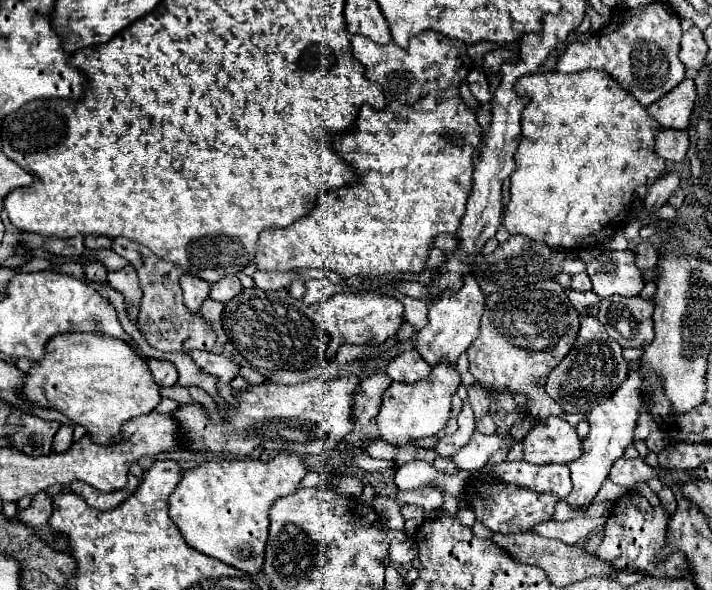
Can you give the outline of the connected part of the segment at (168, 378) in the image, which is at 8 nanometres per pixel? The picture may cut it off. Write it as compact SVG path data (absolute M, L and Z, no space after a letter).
M148 357L148 359L146 359L146 365L148 365L148 369L150 369L150 373L154 375L154 381L156 381L158 385L162 385L162 387L172 387L172 385L176 385L178 371L176 371L174 363Z

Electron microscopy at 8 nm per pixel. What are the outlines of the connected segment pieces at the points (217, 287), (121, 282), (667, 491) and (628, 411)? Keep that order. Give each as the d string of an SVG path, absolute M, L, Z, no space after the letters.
M226 275L224 279L220 279L220 283L212 285L210 299L220 301L220 303L228 303L238 293L242 293L242 283L238 281L238 277L236 275Z
M132 265L120 269L120 271L110 271L108 273L108 283L118 289L120 293L124 293L126 297L126 309L132 321L136 321L138 309L140 309L140 301L142 301L142 289L138 283L138 275L136 269Z
M664 487L664 489L658 493L658 497L660 497L662 507L664 507L670 515L674 515L674 513L676 513L676 499L674 499L672 489L670 489L670 487Z
M638 363L636 367L632 367L628 371L628 377L614 391L614 395L608 401L604 401L598 407L594 407L592 413L588 415L590 433L588 433L588 437L582 443L584 445L584 453L580 455L580 459L576 459L576 461L572 461L568 465L570 477L572 477L572 483L574 483L574 489L568 495L568 499L566 499L570 505L576 505L576 507L588 505L594 499L594 495L600 491L604 479L608 477L608 473L612 469L612 463L624 455L628 445L632 445L634 429L636 429L636 423L638 423L640 411L644 407L644 399L640 395L642 387L644 387L644 375L642 375L642 367Z

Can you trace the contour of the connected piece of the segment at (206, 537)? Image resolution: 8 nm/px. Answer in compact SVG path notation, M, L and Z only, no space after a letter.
M286 451L270 461L212 459L184 473L168 499L168 511L190 547L246 573L258 573L268 539L268 511L276 499L300 487L308 469L300 455Z

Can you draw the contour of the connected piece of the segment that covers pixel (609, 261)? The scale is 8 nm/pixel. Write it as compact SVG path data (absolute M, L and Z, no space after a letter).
M604 251L588 265L592 279L592 291L598 297L610 297L614 293L634 297L644 289L642 269L636 265L636 253L626 251Z

